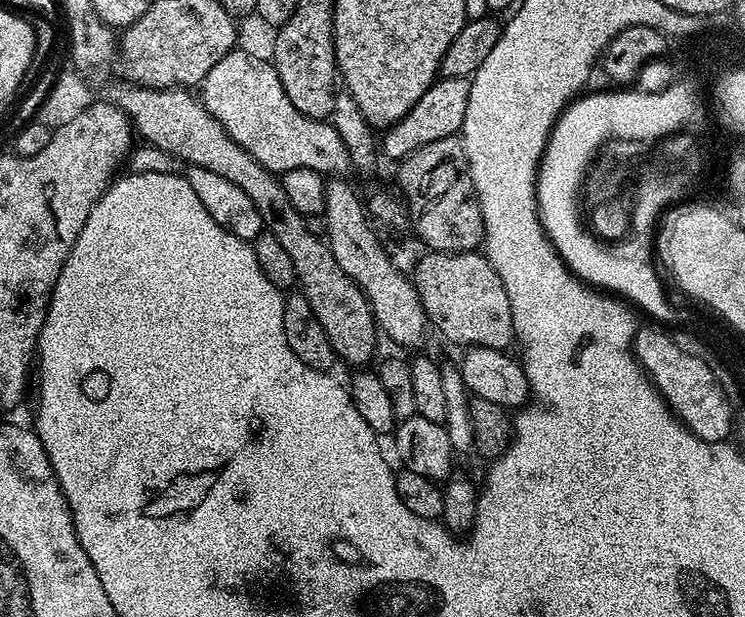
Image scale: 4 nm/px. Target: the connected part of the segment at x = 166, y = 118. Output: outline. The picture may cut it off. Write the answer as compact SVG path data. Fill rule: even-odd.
M123 83L114 85L109 90L107 99L128 115L128 121L131 122L135 135L145 144L152 144L158 150L180 157L185 164L214 170L214 174L222 174L222 178L242 186L242 190L246 190L246 198L254 202L258 214L264 219L267 235L278 238L286 254L290 254L290 262L294 262L298 290L306 298L306 302L310 302L310 310L314 310L314 318L322 322L322 330L326 330L337 357L348 364L360 364L356 366L371 365L368 363L376 352L376 336L378 337L378 325L372 316L372 307L364 297L364 291L348 277L342 266L338 266L338 258L334 258L327 239L323 235L312 233L306 226L302 213L294 210L294 202L290 202L281 177L277 173L266 170L266 166L262 166L249 152L242 150L242 146L238 146L238 142L234 142L234 138L230 138L230 134L226 134L223 126L208 113L199 95L193 94L187 87L149 88L138 83Z

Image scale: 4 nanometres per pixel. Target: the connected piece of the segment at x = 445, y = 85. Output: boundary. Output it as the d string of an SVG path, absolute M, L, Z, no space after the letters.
M446 77L437 79L414 102L414 106L397 122L389 128L383 129L384 144L382 140L382 152L389 156L393 162L399 162L405 156L409 156L414 150L426 146L426 142L438 142L438 138L456 136L463 126L463 118L466 116L466 106L470 97L469 81L462 77Z

